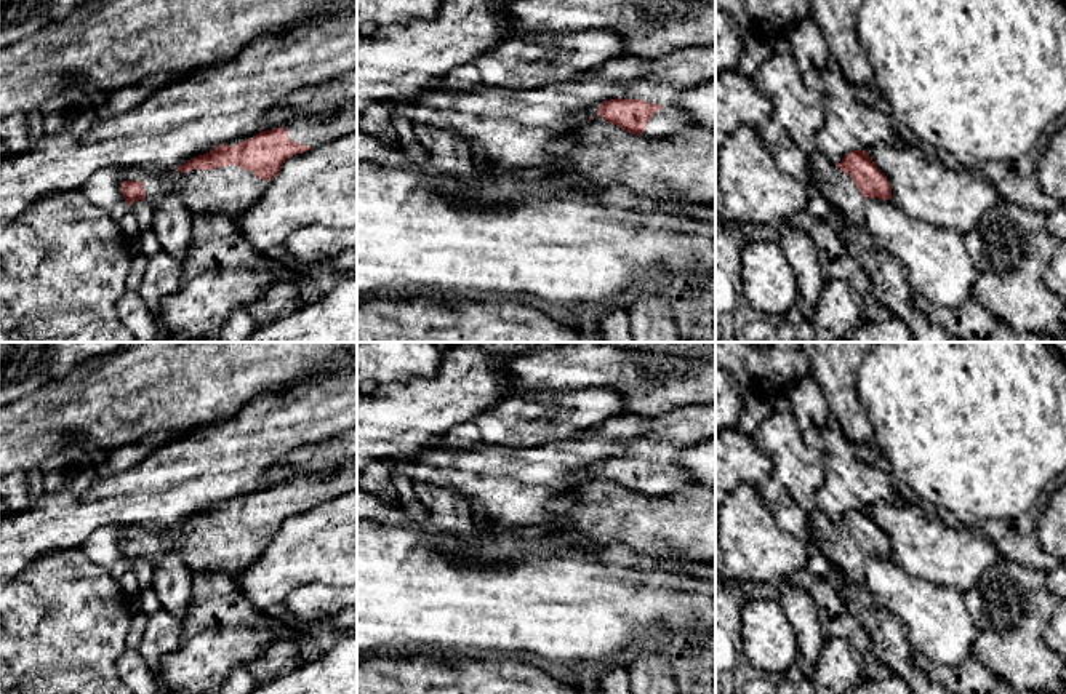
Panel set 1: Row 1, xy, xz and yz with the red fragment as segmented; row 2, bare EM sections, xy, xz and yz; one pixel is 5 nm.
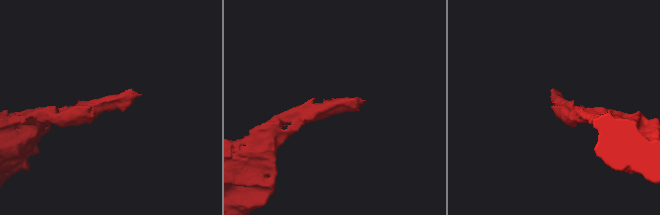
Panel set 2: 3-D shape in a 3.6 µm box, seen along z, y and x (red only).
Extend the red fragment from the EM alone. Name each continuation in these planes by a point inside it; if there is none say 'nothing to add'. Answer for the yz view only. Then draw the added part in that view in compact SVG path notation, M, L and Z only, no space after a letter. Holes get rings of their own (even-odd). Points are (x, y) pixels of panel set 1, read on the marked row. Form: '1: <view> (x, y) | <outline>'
1: yz (833, 183) | M818 149L810 155L810 165L815 181L813 190L821 192L855 225L861 225L860 213L864 209L866 198L853 179Z

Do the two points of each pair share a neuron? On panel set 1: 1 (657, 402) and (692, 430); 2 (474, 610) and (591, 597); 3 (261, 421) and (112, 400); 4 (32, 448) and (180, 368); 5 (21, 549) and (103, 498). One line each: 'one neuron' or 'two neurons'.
1: two neurons
2: one neuron
3: two neurons
4: one neuron
5: one neuron

